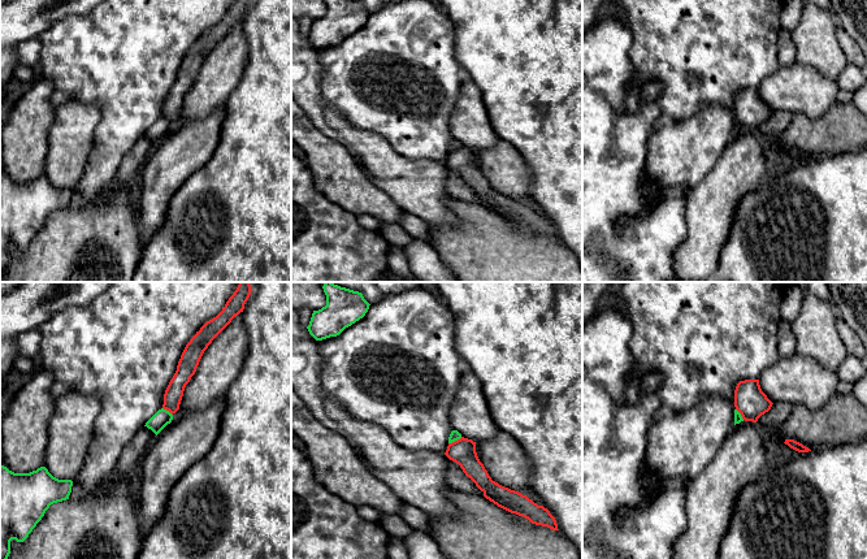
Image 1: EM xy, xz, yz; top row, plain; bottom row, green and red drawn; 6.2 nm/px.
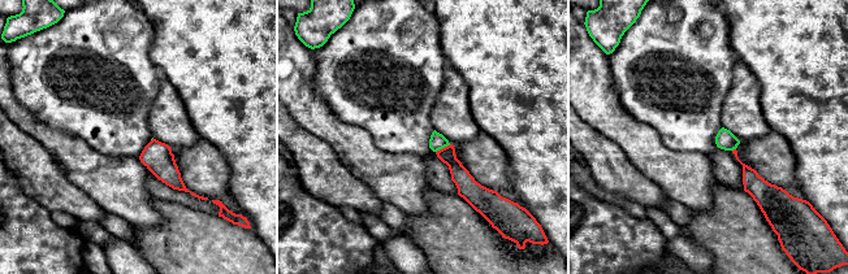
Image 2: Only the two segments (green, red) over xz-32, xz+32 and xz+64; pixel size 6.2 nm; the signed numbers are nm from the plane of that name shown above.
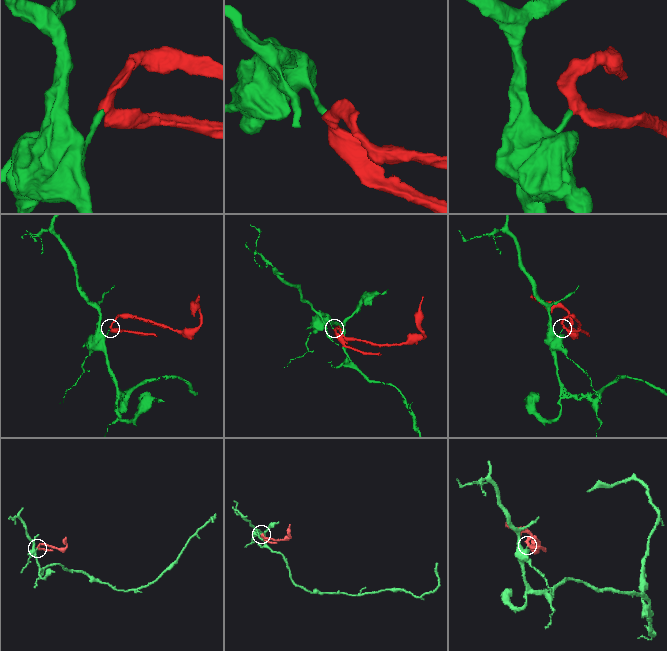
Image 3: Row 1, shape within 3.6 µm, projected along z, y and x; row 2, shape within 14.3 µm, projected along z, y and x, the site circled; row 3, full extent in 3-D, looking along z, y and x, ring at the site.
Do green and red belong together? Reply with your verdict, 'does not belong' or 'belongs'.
does not belong

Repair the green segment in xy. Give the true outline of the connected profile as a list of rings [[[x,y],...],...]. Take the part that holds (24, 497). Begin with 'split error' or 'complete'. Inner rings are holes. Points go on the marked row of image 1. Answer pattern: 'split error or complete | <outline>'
complete | [[[0,464],[0,559],[8,559],[10,541],[23,542],[51,504],[69,499],[71,480],[53,477],[45,467],[30,473],[14,473]]]

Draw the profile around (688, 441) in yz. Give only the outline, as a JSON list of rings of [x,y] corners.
[[[710,395],[686,411],[663,411],[647,432],[646,469],[663,480],[684,477],[688,486],[733,430],[734,410],[734,402]]]

